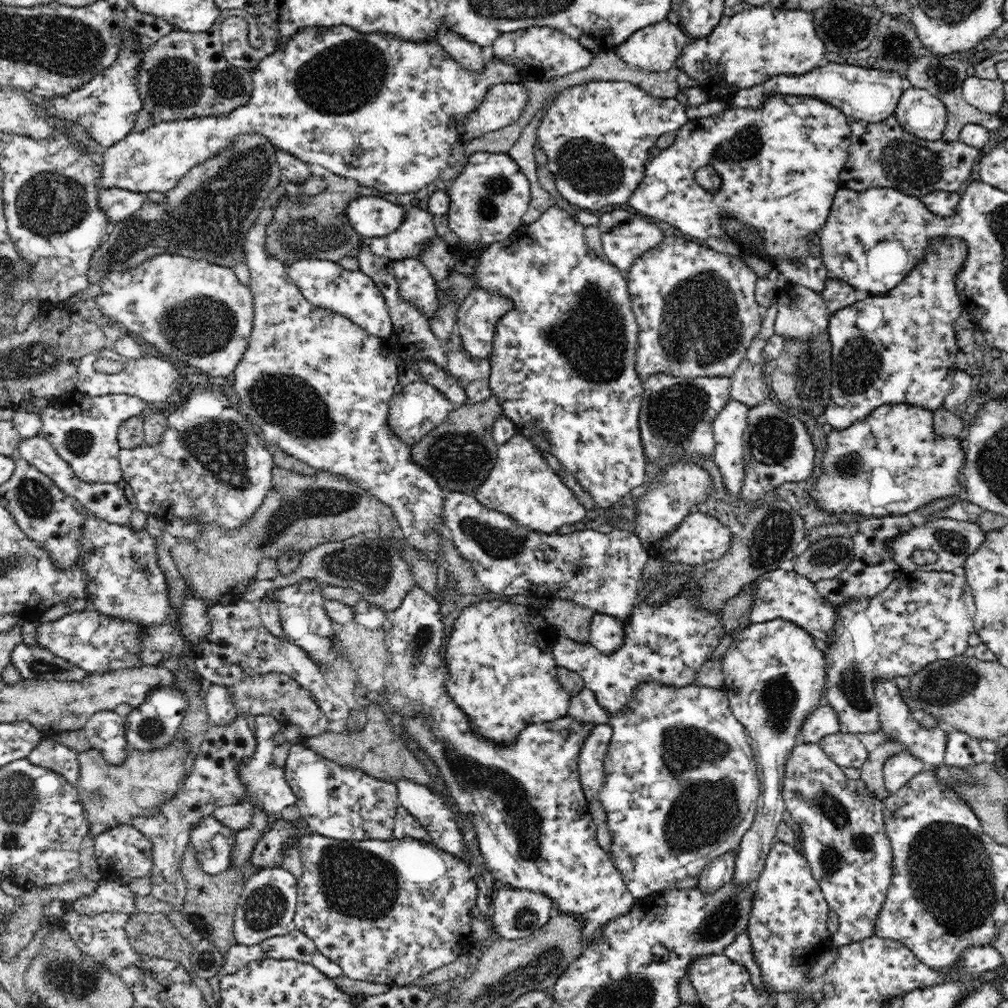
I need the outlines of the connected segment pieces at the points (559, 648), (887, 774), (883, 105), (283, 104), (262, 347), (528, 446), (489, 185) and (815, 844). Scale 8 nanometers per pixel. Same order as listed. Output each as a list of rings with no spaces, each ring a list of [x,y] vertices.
[[[686,590],[682,595],[668,598],[652,606],[638,602],[624,621],[624,644],[609,655],[598,652],[588,642],[579,643],[559,635],[553,645],[557,666],[564,666],[582,676],[586,688],[594,693],[598,704],[608,713],[618,713],[633,698],[641,681],[659,681],[666,685],[695,684],[698,668],[710,660],[712,652],[725,636],[721,614],[710,616],[697,606],[696,590]]]
[[[900,750],[888,758],[883,766],[884,786],[889,792],[900,790],[908,780],[926,768],[924,763],[908,754],[908,751]]]
[[[845,62],[823,63],[821,67],[804,75],[778,75],[760,85],[736,91],[729,100],[740,108],[759,110],[772,95],[804,96],[832,104],[848,117],[850,123],[878,123],[895,114],[898,99],[908,88],[908,82],[894,72],[866,69]]]
[[[306,27],[300,28],[293,35],[284,47],[277,47],[277,52],[260,60],[257,68],[251,72],[253,91],[250,100],[241,107],[235,108],[234,111],[228,114],[196,117],[186,120],[166,120],[160,121],[158,124],[150,126],[142,130],[143,132],[130,133],[120,143],[106,149],[106,154],[100,156],[98,167],[100,167],[100,177],[97,178],[97,184],[102,189],[107,188],[123,188],[137,193],[147,192],[163,192],[167,193],[171,188],[174,188],[179,180],[192,168],[202,162],[208,160],[212,156],[226,149],[235,139],[242,133],[260,133],[272,142],[275,150],[283,150],[288,154],[302,159],[306,164],[320,164],[337,174],[342,178],[352,178],[356,180],[360,186],[368,186],[368,188],[376,188],[382,192],[398,192],[398,194],[410,194],[410,192],[418,192],[420,188],[432,184],[438,179],[440,172],[448,165],[448,157],[452,153],[453,146],[460,141],[461,135],[456,127],[456,120],[464,118],[466,114],[474,113],[476,108],[483,102],[488,90],[492,85],[500,83],[519,83],[519,72],[510,64],[506,64],[504,60],[492,57],[488,62],[488,68],[484,68],[484,72],[471,72],[466,68],[459,66],[457,62],[444,50],[444,48],[432,41],[431,43],[413,43],[408,40],[397,39],[396,36],[385,35],[380,32],[376,34],[360,34],[350,27]]]
[[[260,208],[260,214],[258,220],[256,220],[256,224],[254,224],[252,228],[248,230],[246,236],[244,236],[244,258],[251,277],[249,287],[253,294],[254,316],[248,346],[245,349],[242,360],[240,360],[234,369],[232,376],[234,379],[233,394],[240,396],[240,400],[238,400],[238,411],[244,415],[244,418],[252,421],[254,426],[260,428],[262,438],[264,438],[266,442],[270,442],[274,448],[280,448],[280,450],[286,452],[286,454],[294,456],[294,458],[297,458],[300,462],[306,462],[308,466],[312,466],[312,468],[318,471],[344,475],[382,503],[388,504],[388,507],[390,507],[392,513],[394,513],[394,517],[396,517],[396,523],[400,523],[400,529],[403,531],[402,539],[410,545],[410,547],[420,550],[424,555],[430,555],[431,559],[434,560],[432,555],[436,555],[441,550],[440,532],[445,533],[446,531],[444,521],[442,520],[445,496],[441,486],[436,483],[436,478],[432,476],[426,468],[422,468],[411,459],[410,446],[404,444],[404,441],[402,441],[400,437],[392,434],[392,431],[388,428],[388,404],[390,398],[394,396],[398,389],[398,366],[400,360],[396,353],[396,348],[389,338],[374,336],[348,317],[342,316],[333,310],[318,308],[312,304],[311,301],[304,298],[301,290],[294,285],[290,279],[288,266],[276,260],[276,257],[272,256],[265,247],[264,239],[267,235],[267,226],[271,223],[274,215],[274,208]]]
[[[515,434],[498,447],[494,468],[490,470],[488,479],[482,485],[477,485],[474,492],[482,506],[510,516],[528,531],[555,533],[562,526],[580,522],[587,512],[576,499],[576,494],[551,469],[535,441],[520,434]]]
[[[478,152],[470,155],[462,172],[446,191],[450,199],[447,227],[459,236],[461,242],[479,244],[491,245],[507,240],[522,226],[522,217],[531,199],[527,176],[507,153]]]
[[[802,742],[792,748],[790,755],[784,765],[781,795],[786,810],[800,826],[802,854],[811,866],[812,876],[819,881],[829,910],[834,910],[839,916],[839,927],[831,934],[831,944],[841,947],[870,938],[874,936],[874,924],[886,900],[893,875],[892,846],[883,821],[883,800],[879,799],[862,779],[848,779],[844,771],[830,760],[819,743]]]

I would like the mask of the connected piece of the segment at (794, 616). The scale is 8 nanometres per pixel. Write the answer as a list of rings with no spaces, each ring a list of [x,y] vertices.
[[[778,568],[766,572],[748,587],[752,587],[753,602],[749,610],[750,623],[758,624],[770,620],[783,619],[791,621],[809,632],[821,645],[829,644],[832,629],[837,617],[834,607],[819,595],[815,583],[796,571]]]

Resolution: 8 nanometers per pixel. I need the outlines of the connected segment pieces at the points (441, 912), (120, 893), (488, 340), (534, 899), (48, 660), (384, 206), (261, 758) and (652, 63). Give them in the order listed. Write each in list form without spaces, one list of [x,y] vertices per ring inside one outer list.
[[[309,831],[298,838],[298,851],[300,851],[301,863],[304,865],[304,872],[298,880],[297,909],[295,912],[295,928],[303,932],[308,938],[314,941],[315,947],[330,962],[340,966],[343,976],[354,980],[368,981],[376,984],[387,984],[389,987],[410,987],[426,974],[440,969],[455,962],[457,956],[465,953],[465,950],[472,944],[470,938],[470,926],[472,916],[470,910],[476,902],[478,888],[468,871],[468,860],[451,853],[444,852],[443,849],[436,848],[436,845],[424,840],[416,840],[411,836],[404,838],[393,837],[390,840],[340,840],[331,839],[316,832]]]
[[[102,878],[92,894],[73,900],[67,904],[66,911],[77,912],[80,916],[96,916],[100,912],[134,914],[135,894],[128,885]]]
[[[475,287],[457,310],[457,334],[470,358],[488,358],[497,322],[512,308],[507,296]]]
[[[500,888],[494,898],[492,928],[495,936],[508,940],[523,939],[539,931],[556,906],[543,892]]]
[[[24,643],[12,651],[11,664],[18,670],[21,678],[26,680],[79,681],[90,675],[45,648]]]
[[[360,196],[345,208],[345,215],[362,238],[380,238],[394,232],[406,218],[407,210],[388,199]]]
[[[258,715],[250,719],[253,733],[256,739],[256,748],[254,754],[246,764],[240,766],[237,771],[237,777],[241,784],[245,786],[245,802],[251,806],[261,808],[265,814],[276,814],[286,806],[295,804],[296,795],[292,792],[285,779],[285,771],[273,764],[272,754],[277,747],[274,743],[274,735],[280,730],[281,722],[272,716]]]
[[[668,20],[642,28],[616,48],[615,53],[628,65],[648,72],[667,72],[676,58],[691,44],[681,26]]]

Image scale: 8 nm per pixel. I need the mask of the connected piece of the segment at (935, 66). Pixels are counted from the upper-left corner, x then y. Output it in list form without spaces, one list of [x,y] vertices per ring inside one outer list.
[[[922,55],[910,60],[906,70],[906,79],[914,88],[926,89],[932,95],[938,97],[946,107],[947,122],[943,132],[942,141],[960,141],[960,132],[967,124],[980,124],[989,131],[999,130],[1005,123],[1000,114],[986,115],[984,112],[970,106],[966,102],[962,92],[964,80],[968,78],[967,64],[957,59],[949,59],[944,55]]]

